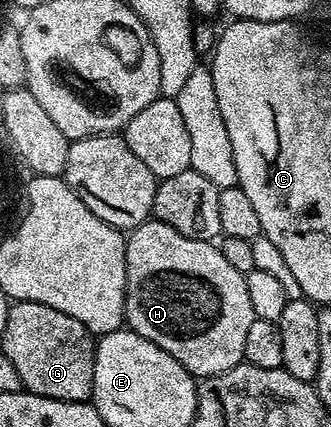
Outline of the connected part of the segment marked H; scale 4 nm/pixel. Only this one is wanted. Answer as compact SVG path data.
M150 218L148 221L141 223L138 227L134 227L128 232L125 240L125 264L127 265L125 323L128 330L135 332L139 337L143 337L155 345L159 345L159 349L163 349L171 357L175 357L175 361L179 361L179 365L183 365L183 369L187 369L190 375L196 377L198 380L210 379L211 376L218 375L219 373L227 373L227 369L238 367L243 362L245 357L243 345L247 341L247 332L250 331L251 321L255 316L251 309L249 294L247 294L245 276L239 273L239 269L234 269L229 264L227 257L223 257L220 246L214 245L212 242L204 239L183 237L183 233L171 229L171 225L160 223L157 219Z

